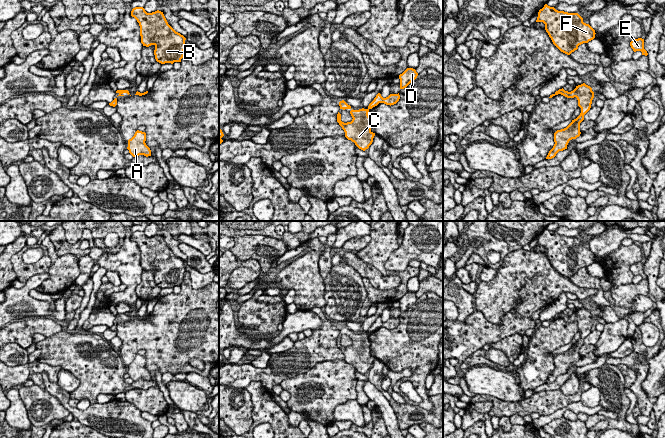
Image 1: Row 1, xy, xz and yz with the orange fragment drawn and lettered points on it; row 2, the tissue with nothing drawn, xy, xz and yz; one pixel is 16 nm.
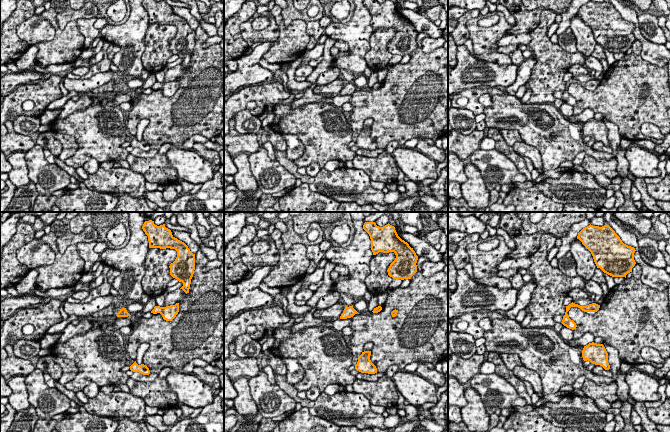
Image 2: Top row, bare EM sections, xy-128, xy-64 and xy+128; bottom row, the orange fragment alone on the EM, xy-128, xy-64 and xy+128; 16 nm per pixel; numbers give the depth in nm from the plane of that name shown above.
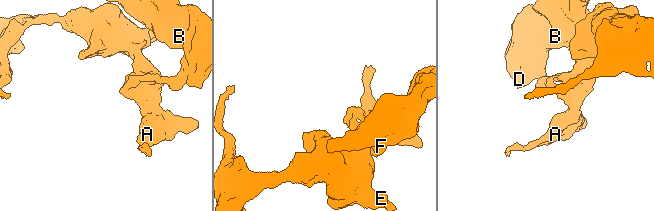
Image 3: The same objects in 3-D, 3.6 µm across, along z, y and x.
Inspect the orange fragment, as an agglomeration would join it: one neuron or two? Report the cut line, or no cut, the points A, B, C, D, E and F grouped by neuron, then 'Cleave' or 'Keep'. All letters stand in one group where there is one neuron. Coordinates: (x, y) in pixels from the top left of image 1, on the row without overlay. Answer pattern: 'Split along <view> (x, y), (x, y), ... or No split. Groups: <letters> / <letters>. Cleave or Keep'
Split along xy (147, 315), (145, 317). Groups: A C E / B D F. Cleave

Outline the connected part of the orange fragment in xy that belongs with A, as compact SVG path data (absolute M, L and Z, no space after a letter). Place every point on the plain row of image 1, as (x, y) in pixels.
M137 354L134 360L128 364L128 371L129 377L133 381L137 381L139 379L144 379L146 381L151 380L151 374L146 369L146 357Z

